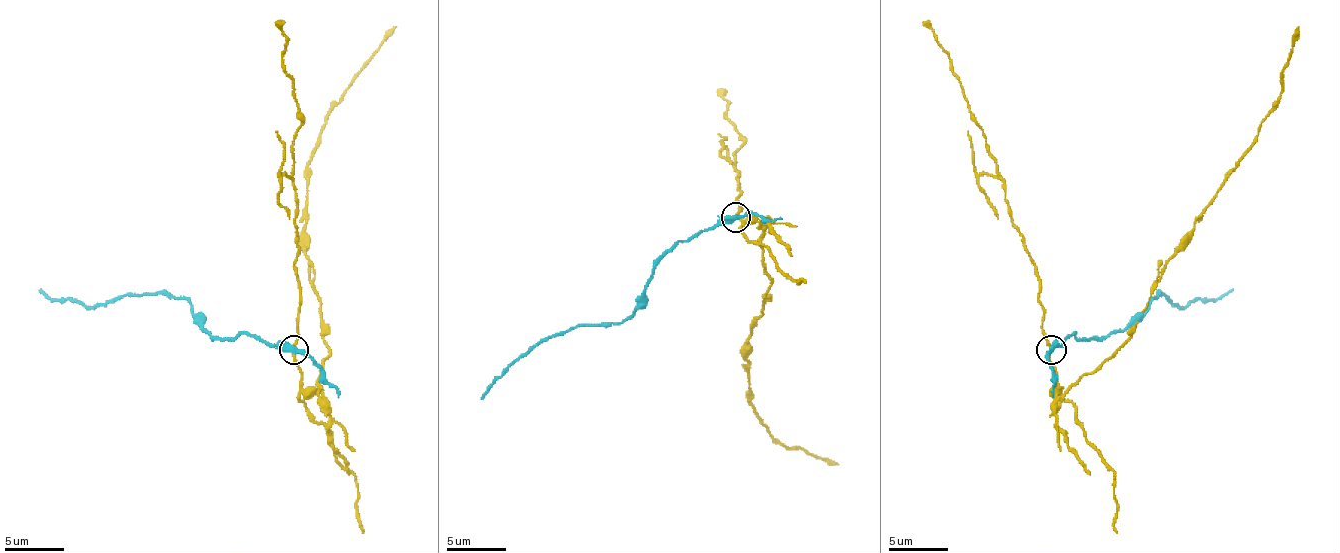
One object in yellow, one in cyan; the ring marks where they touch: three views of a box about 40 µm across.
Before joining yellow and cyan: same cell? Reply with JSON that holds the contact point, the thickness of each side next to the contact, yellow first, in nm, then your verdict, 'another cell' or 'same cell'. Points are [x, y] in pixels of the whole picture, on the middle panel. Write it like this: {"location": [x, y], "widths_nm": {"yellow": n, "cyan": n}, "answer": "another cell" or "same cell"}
{"location": [735, 217], "widths_nm": {"yellow": 140, "cyan": 360}, "answer": "another cell"}

